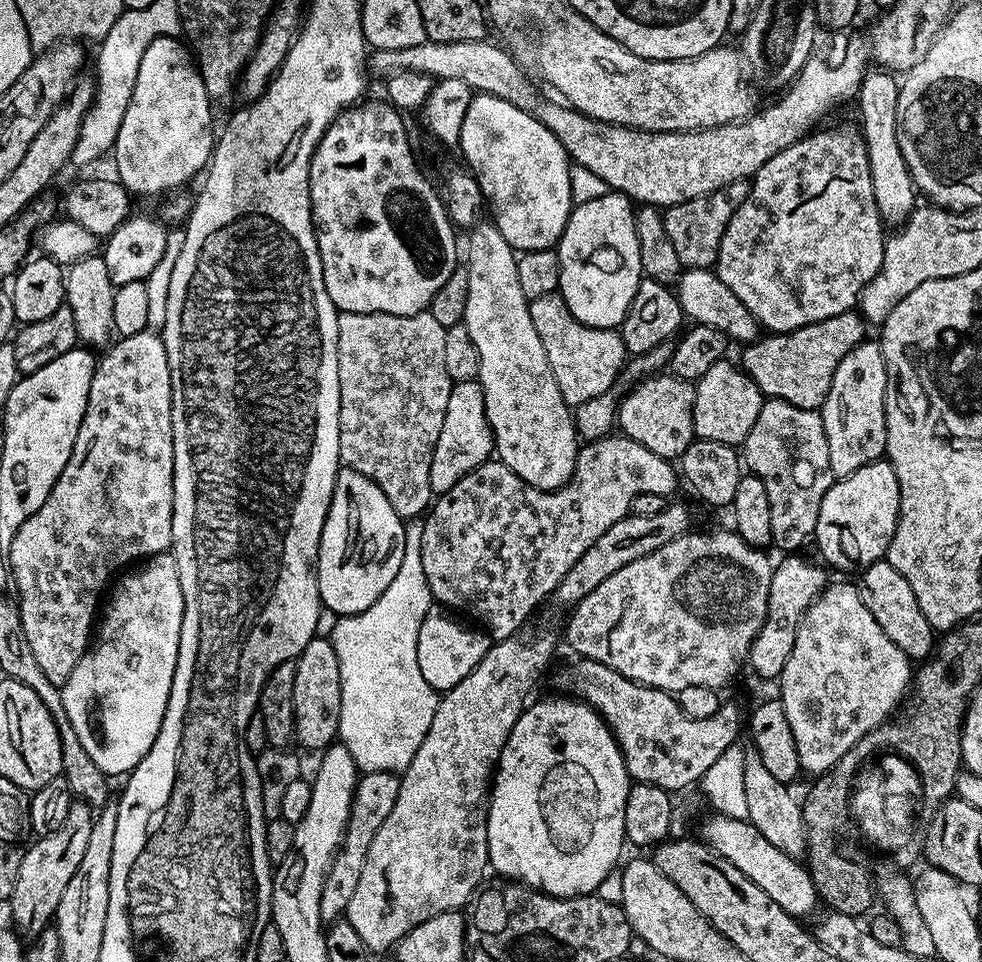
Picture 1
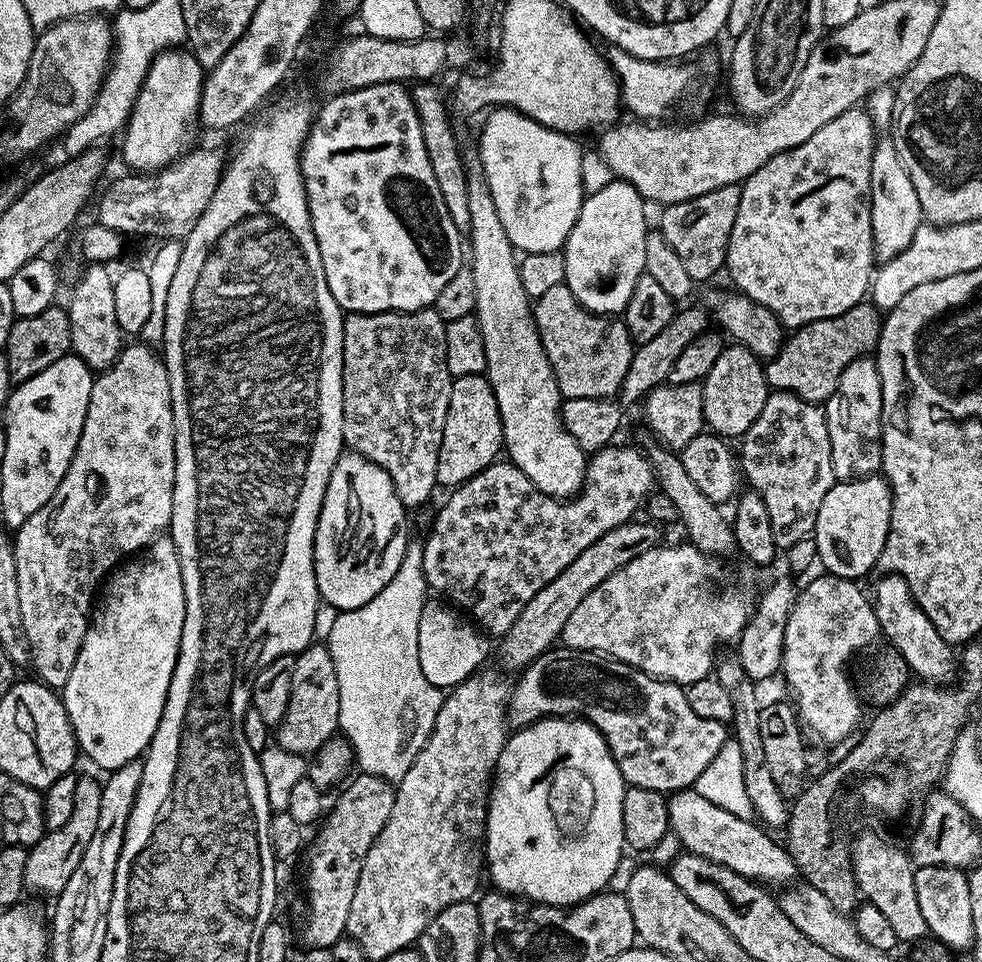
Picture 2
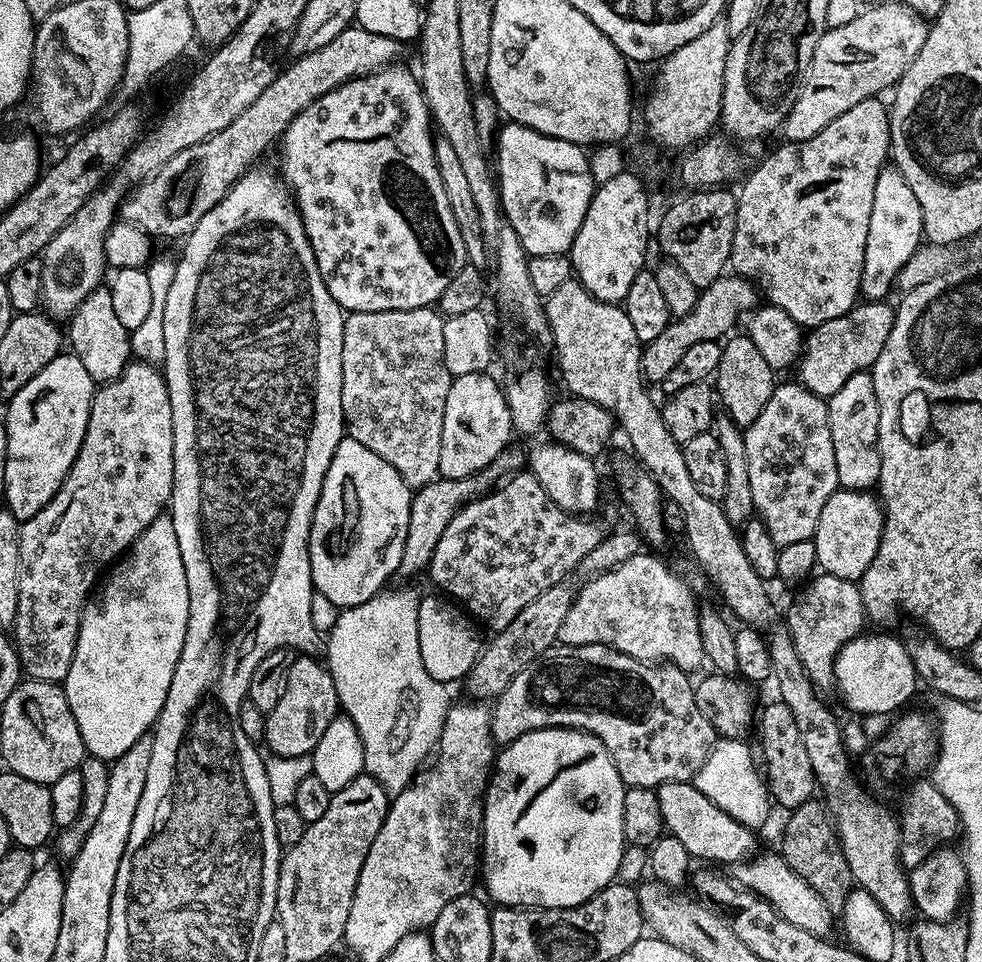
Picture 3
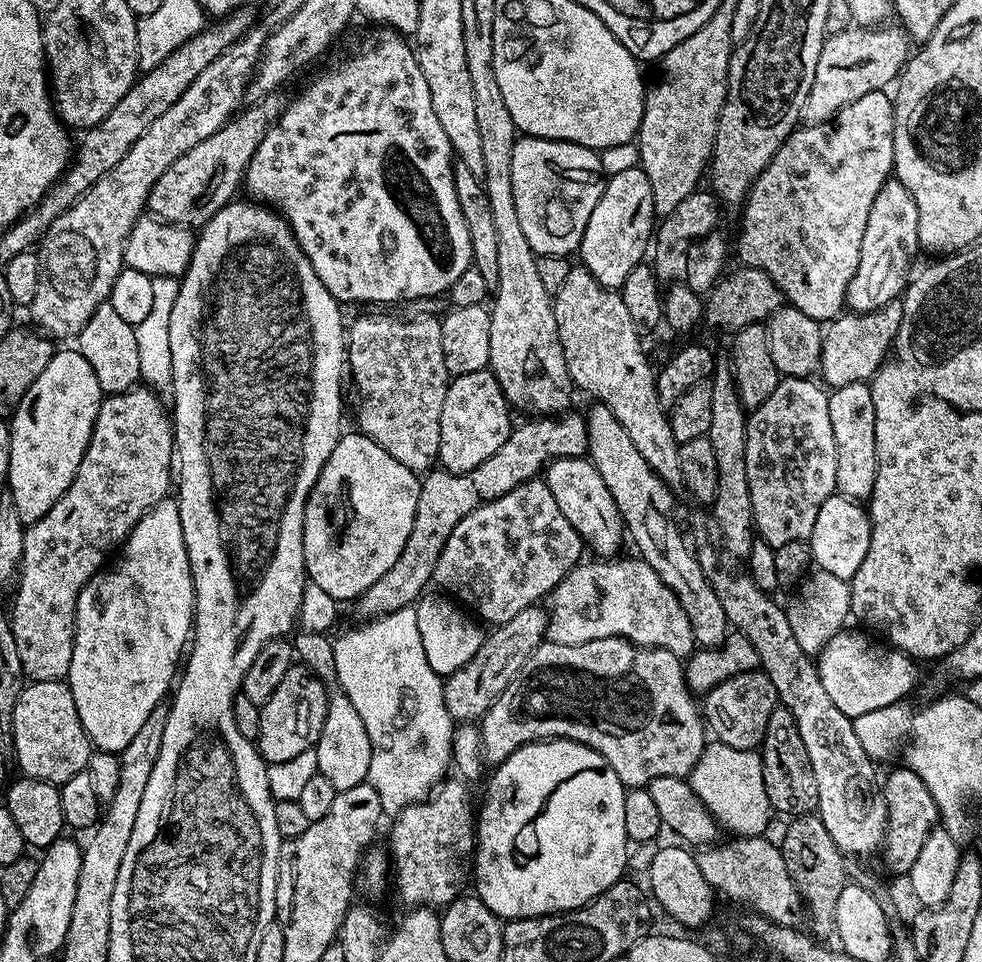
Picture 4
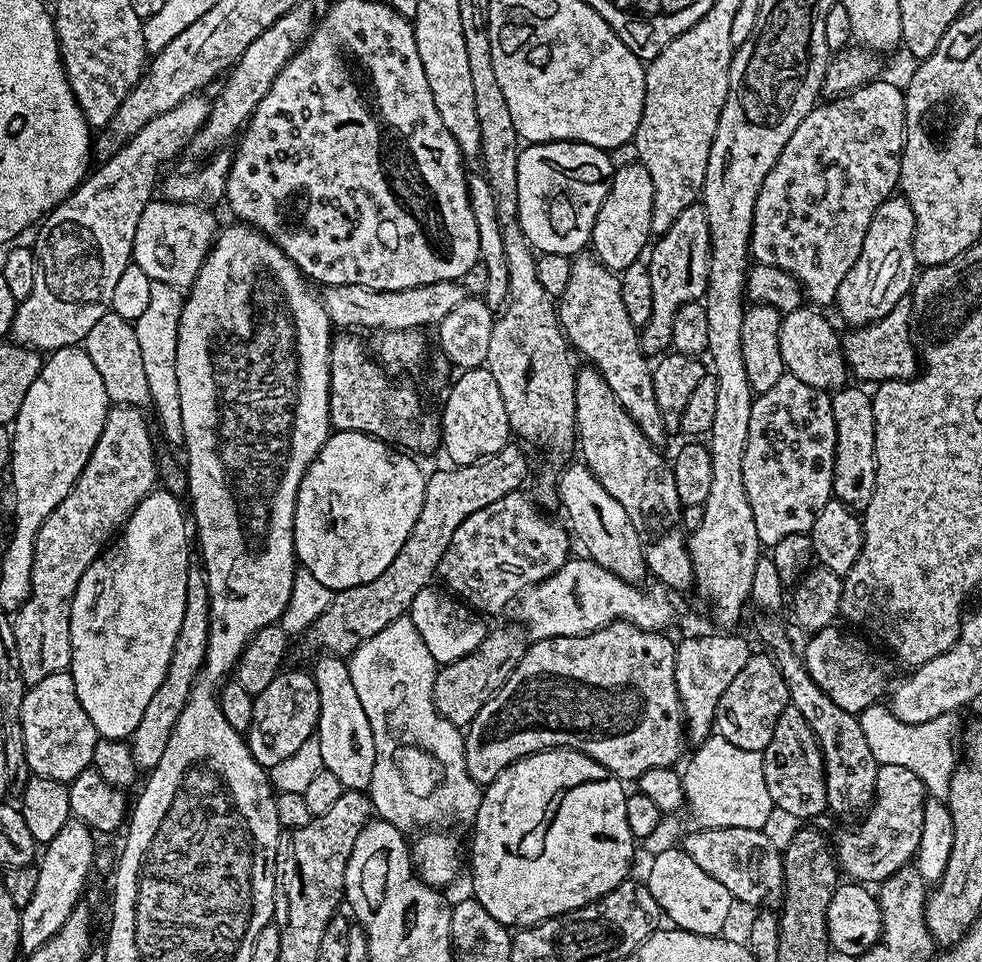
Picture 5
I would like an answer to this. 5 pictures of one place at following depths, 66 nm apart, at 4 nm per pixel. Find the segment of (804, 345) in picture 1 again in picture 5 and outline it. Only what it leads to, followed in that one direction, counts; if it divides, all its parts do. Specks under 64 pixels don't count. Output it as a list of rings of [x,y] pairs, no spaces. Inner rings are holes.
[[[911,295],[903,296],[898,302],[898,306],[894,306],[894,310],[890,310],[890,314],[886,314],[886,318],[878,318],[873,324],[853,327],[849,332],[852,333],[848,337],[846,335],[843,337],[842,347],[848,371],[855,379],[857,376],[860,380],[883,382],[885,380],[911,380],[913,376],[917,375],[918,348],[914,343]]]

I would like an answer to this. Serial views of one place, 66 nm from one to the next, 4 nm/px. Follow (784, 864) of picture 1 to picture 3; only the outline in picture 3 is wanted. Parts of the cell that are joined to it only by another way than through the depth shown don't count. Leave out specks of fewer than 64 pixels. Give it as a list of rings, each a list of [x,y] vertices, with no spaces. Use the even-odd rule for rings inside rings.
[[[687,780],[666,782],[659,784],[654,791],[659,809],[662,810],[662,822],[667,835],[678,838],[689,857],[696,859],[697,856],[698,859],[704,860],[700,862],[711,862],[716,866],[735,866],[749,859],[757,851],[757,833],[742,826],[742,822],[730,818],[726,810],[718,810],[718,806],[714,806],[714,802],[710,802],[710,798],[706,798],[706,794],[702,794],[702,790],[698,790],[695,783]]]

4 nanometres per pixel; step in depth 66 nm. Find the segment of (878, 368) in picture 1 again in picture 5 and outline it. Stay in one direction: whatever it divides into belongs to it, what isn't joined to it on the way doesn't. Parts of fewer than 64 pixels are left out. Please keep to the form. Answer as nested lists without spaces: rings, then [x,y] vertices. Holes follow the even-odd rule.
[[[845,386],[832,396],[836,453],[832,471],[832,494],[841,504],[863,510],[870,502],[876,481],[876,431],[871,395],[860,388]]]

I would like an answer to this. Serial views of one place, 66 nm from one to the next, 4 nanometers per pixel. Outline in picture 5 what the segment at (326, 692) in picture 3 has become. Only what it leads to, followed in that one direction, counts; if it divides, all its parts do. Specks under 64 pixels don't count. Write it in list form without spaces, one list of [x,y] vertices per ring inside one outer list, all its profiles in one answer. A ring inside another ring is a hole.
[[[282,670],[254,698],[254,718],[246,733],[248,749],[254,758],[267,770],[278,766],[278,762],[290,758],[307,740],[313,739],[319,722],[319,694],[311,671],[288,672]]]

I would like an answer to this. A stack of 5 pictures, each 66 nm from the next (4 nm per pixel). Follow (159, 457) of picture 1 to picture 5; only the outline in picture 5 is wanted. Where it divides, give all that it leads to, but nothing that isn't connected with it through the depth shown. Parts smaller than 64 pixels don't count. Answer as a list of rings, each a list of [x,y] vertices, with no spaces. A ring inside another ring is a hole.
[[[118,404],[109,407],[108,413],[106,414],[106,422],[102,426],[102,434],[98,438],[98,442],[94,446],[94,450],[90,454],[86,466],[82,470],[78,482],[74,482],[70,494],[66,494],[66,498],[62,498],[62,502],[58,502],[58,506],[52,511],[50,518],[46,518],[46,522],[42,522],[42,526],[38,530],[36,541],[34,542],[34,566],[30,574],[30,594],[26,598],[24,605],[11,617],[12,629],[14,630],[14,646],[18,650],[18,666],[22,670],[22,678],[24,679],[25,685],[31,686],[37,684],[38,682],[42,682],[42,678],[50,678],[50,674],[58,674],[59,672],[66,672],[71,669],[72,643],[70,642],[70,614],[72,613],[72,599],[78,590],[78,582],[82,582],[82,574],[86,574],[90,562],[97,560],[100,557],[100,553],[109,547],[113,537],[123,529],[124,524],[130,518],[130,514],[138,506],[138,502],[142,502],[142,498],[146,498],[148,493],[157,487],[158,451],[156,452],[156,444],[152,441],[152,428],[148,425],[148,420],[144,415],[146,415],[145,409],[136,408],[133,404]]]

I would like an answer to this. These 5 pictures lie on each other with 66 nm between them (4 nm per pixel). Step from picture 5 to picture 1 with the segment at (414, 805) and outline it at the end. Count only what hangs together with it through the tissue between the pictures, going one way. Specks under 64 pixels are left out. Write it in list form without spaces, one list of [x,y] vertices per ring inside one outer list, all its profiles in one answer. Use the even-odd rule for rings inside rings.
[[[412,518],[407,521],[406,550],[402,554],[402,566],[394,574],[394,582],[382,590],[382,594],[366,610],[353,616],[341,616],[336,621],[331,634],[331,642],[338,654],[339,678],[342,682],[342,708],[339,711],[339,730],[337,732],[341,745],[354,758],[357,769],[365,772],[403,773],[410,766],[422,738],[434,722],[436,707],[440,705],[440,696],[436,689],[422,678],[418,670],[418,630],[433,607],[432,591],[426,582],[426,570],[422,570],[422,530],[423,523]]]

